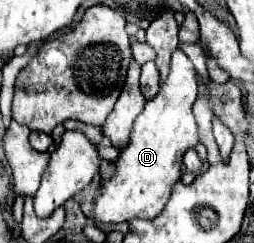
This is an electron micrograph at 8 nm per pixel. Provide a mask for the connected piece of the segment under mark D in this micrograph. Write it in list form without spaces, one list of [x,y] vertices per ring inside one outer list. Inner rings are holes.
[[[177,49],[171,57],[171,73],[167,81],[161,85],[161,91],[145,103],[143,113],[133,123],[129,143],[119,149],[119,157],[113,161],[113,175],[99,183],[99,195],[93,199],[95,221],[117,223],[109,221],[111,215],[119,215],[119,221],[129,221],[133,217],[153,219],[163,211],[171,187],[181,177],[183,153],[197,145],[197,123],[193,117],[195,99],[197,73],[187,55]]]

